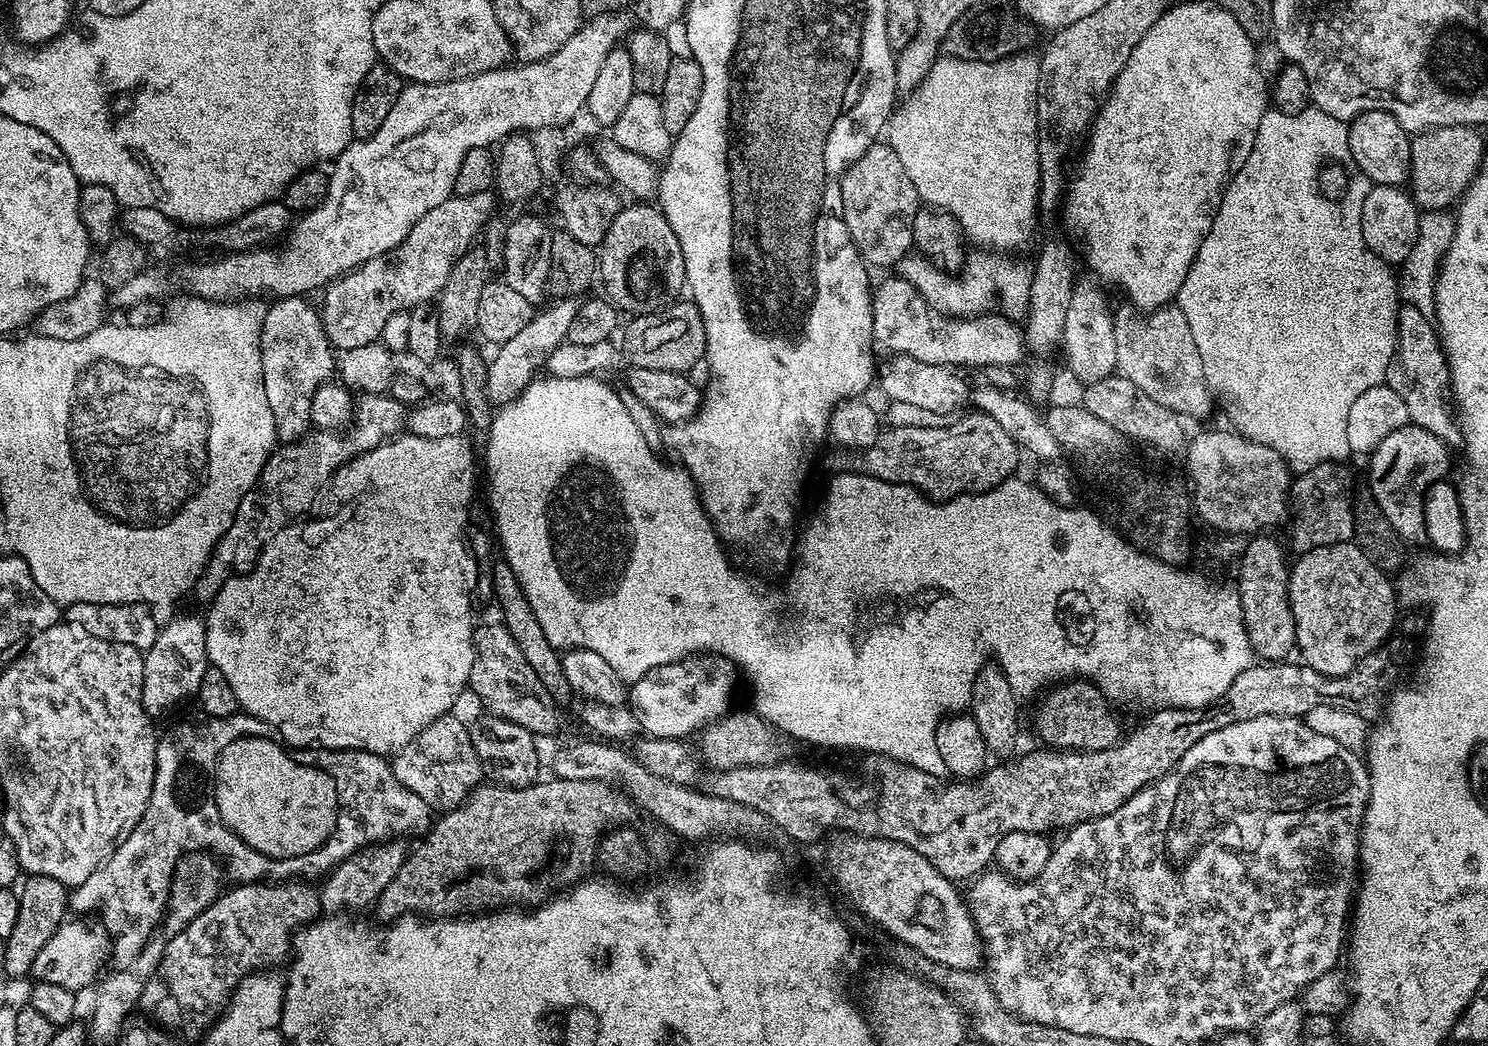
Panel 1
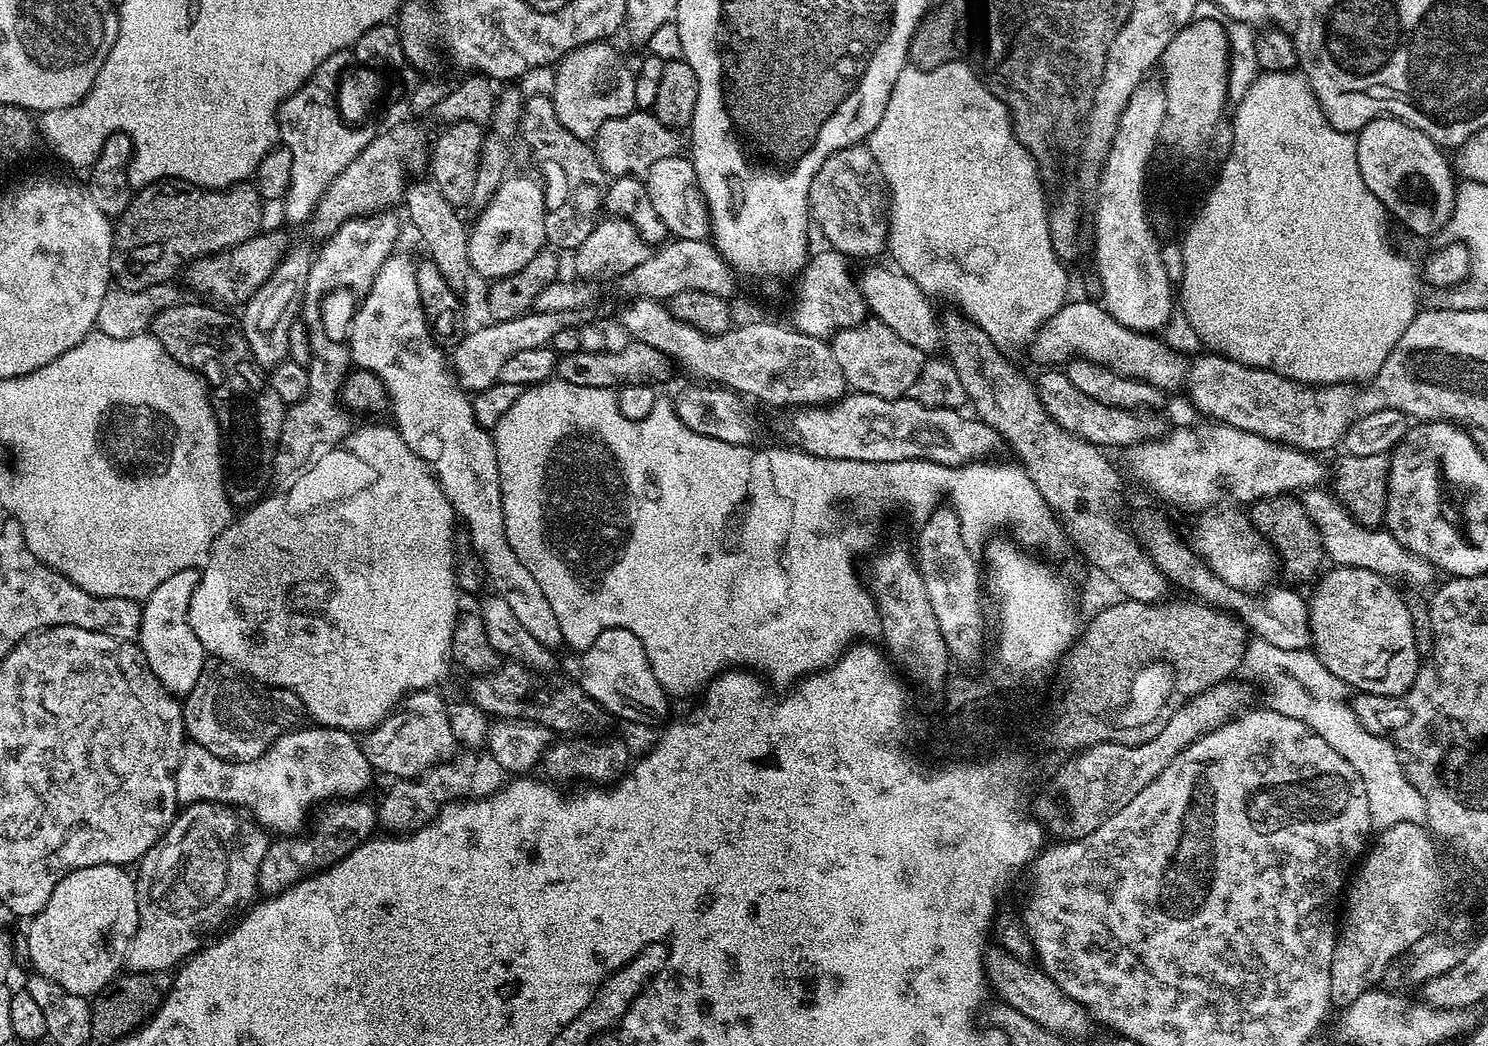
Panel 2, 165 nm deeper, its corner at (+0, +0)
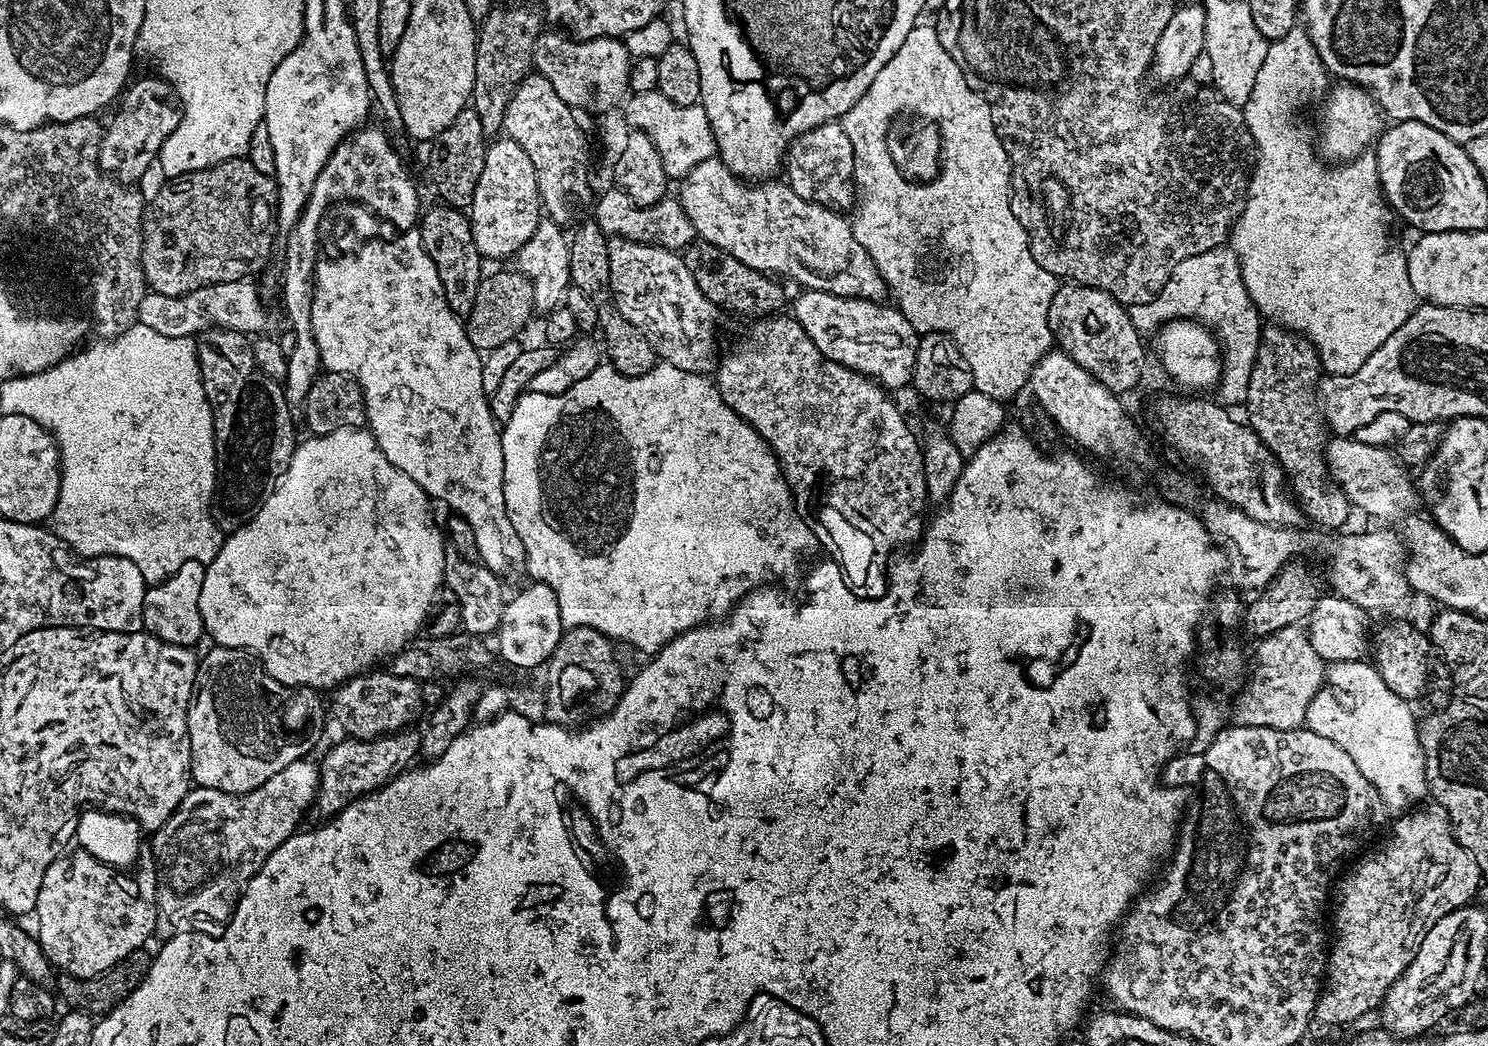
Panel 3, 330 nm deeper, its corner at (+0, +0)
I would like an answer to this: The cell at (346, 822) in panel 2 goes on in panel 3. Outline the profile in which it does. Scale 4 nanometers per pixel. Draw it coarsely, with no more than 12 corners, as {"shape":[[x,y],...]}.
{"shape":[[403,728],[340,738],[319,761],[314,808],[337,816],[377,792],[420,753]]}

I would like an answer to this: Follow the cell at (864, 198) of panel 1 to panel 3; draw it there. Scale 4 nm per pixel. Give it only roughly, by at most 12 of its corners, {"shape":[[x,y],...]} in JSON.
{"shape":[[843,123],[792,139],[786,182],[833,210],[856,202]]}

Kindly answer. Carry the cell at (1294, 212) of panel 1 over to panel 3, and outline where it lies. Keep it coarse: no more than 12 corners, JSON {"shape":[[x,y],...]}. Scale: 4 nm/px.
{"shape":[[1269,43],[1230,249],[1261,317],[1354,374],[1418,301],[1375,159],[1325,171],[1296,108],[1330,88]]}

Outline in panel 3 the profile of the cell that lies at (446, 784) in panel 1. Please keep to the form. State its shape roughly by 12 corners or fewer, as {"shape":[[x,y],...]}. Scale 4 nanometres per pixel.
{"shape":[[389,670],[331,693],[341,733],[373,740],[422,711],[421,681]]}

